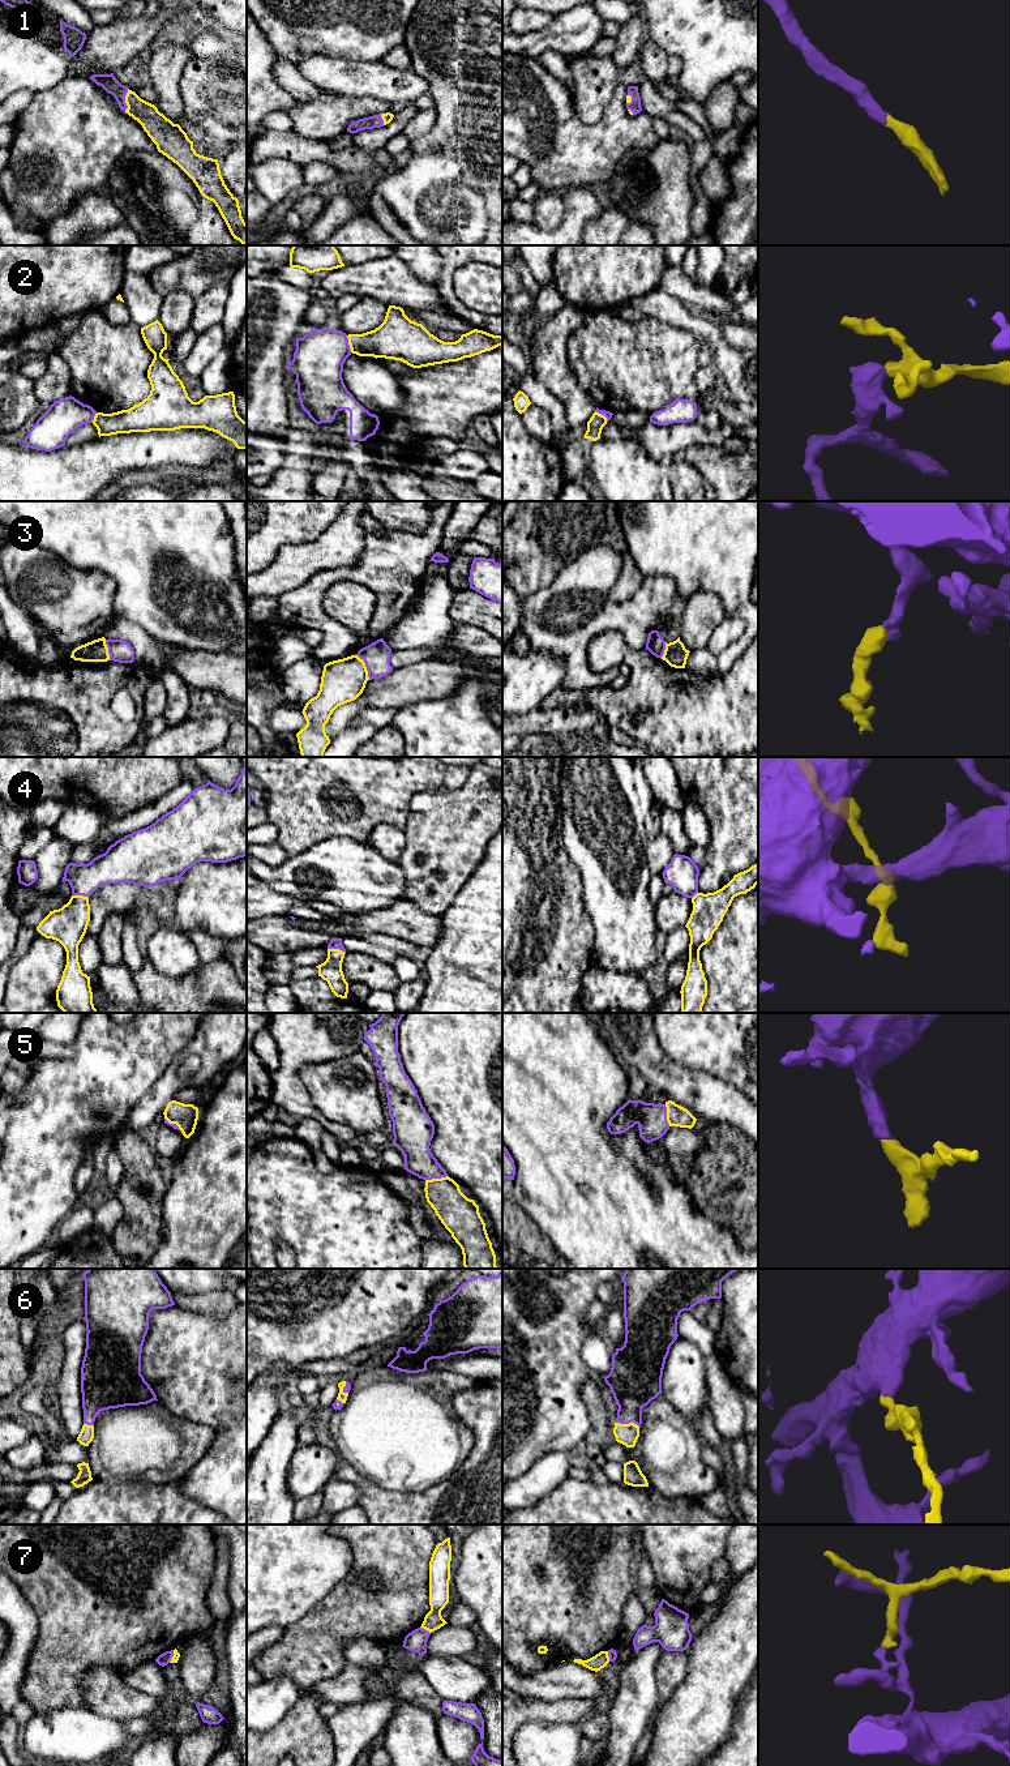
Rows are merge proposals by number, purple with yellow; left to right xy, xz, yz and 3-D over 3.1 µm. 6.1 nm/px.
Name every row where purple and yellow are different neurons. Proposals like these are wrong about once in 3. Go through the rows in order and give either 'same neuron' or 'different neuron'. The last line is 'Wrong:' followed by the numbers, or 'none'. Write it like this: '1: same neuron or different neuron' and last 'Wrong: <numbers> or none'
1: same neuron
2: different neuron
3: different neuron
4: same neuron
5: same neuron
6: same neuron
7: different neuron
Wrong: 2, 3, 7

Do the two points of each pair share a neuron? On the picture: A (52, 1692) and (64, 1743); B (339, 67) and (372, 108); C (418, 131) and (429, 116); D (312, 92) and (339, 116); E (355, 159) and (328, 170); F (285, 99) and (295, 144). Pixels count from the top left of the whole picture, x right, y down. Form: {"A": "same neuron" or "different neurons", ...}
{"A": "different neurons", "B": "different neurons", "C": "same neuron", "D": "different neurons", "E": "different neurons", "F": "different neurons"}

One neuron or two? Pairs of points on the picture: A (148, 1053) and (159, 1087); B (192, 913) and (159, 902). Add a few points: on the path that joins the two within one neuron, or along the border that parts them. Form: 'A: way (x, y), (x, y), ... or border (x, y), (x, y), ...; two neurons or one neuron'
A: border (175, 1055), (162, 1076), (136, 1102); two neurons
B: border (172, 903), (176, 923), (182, 928), (191, 931); two neurons

